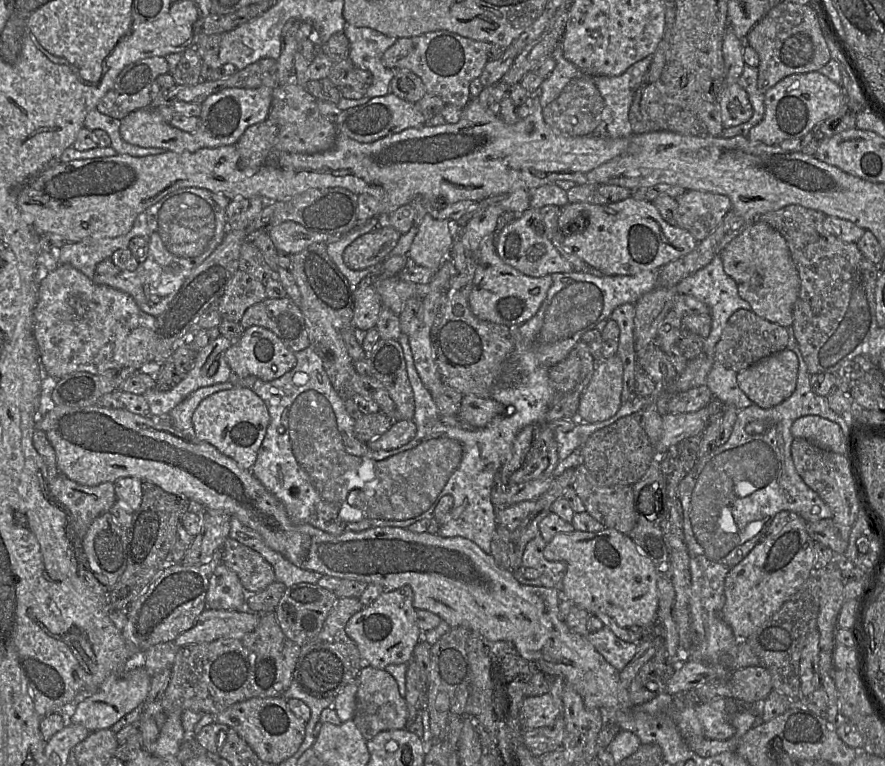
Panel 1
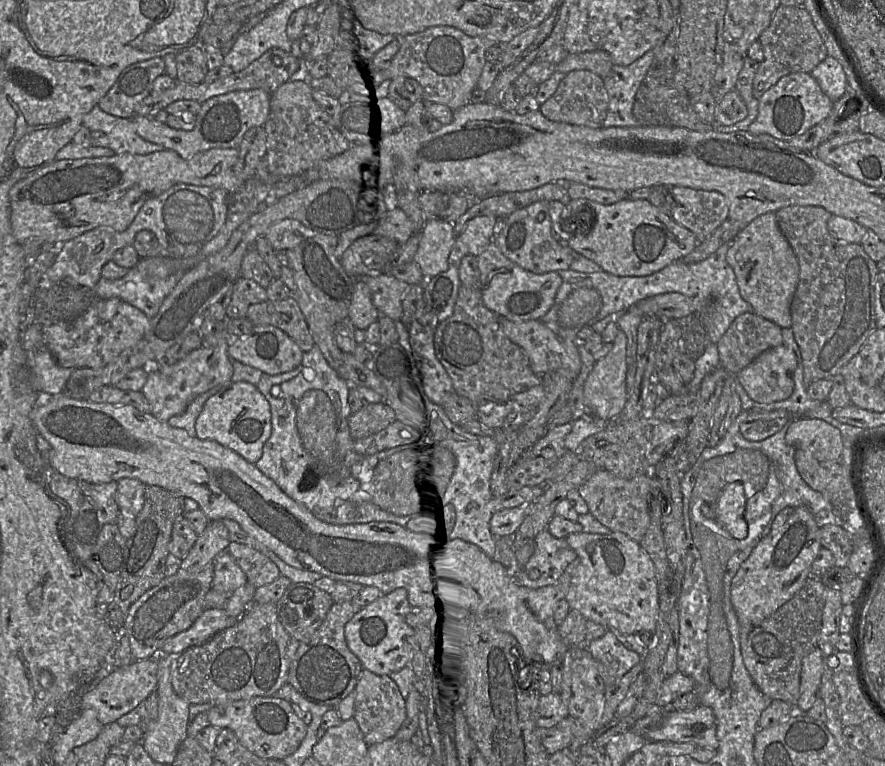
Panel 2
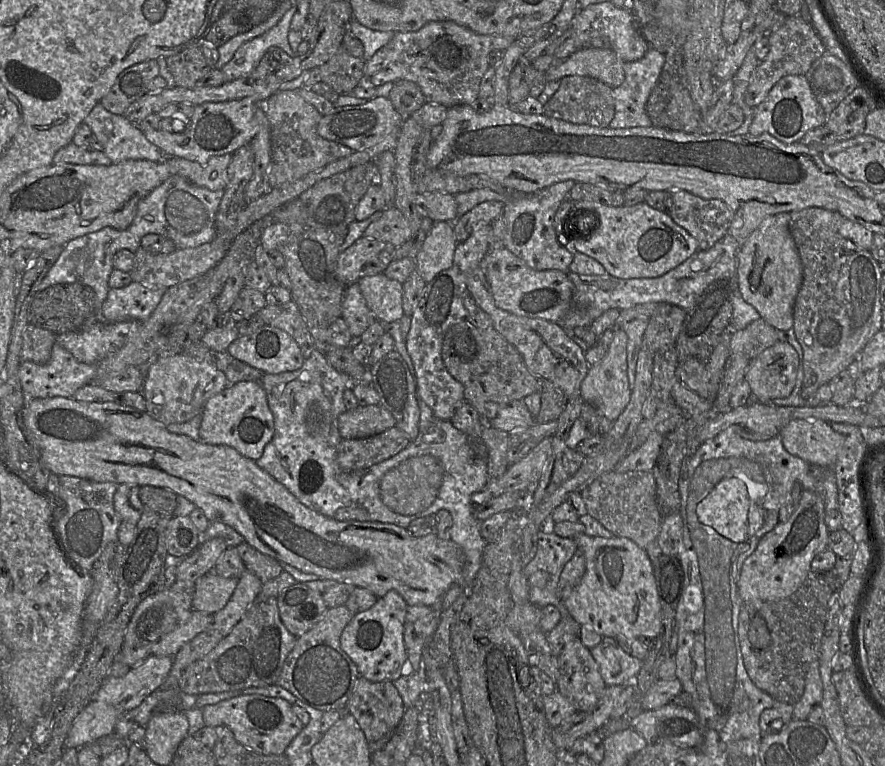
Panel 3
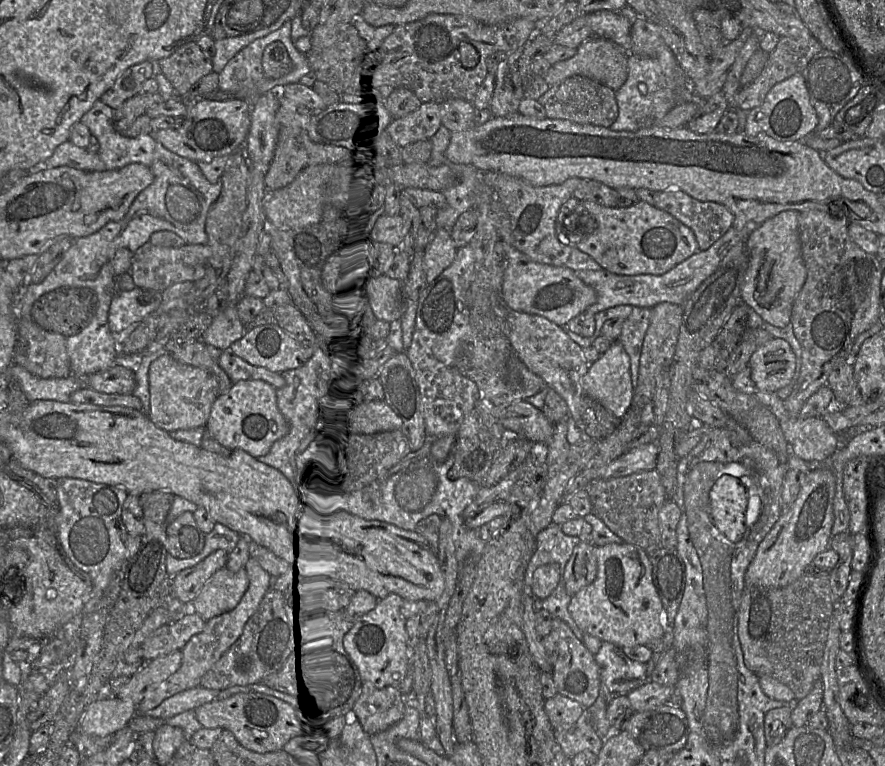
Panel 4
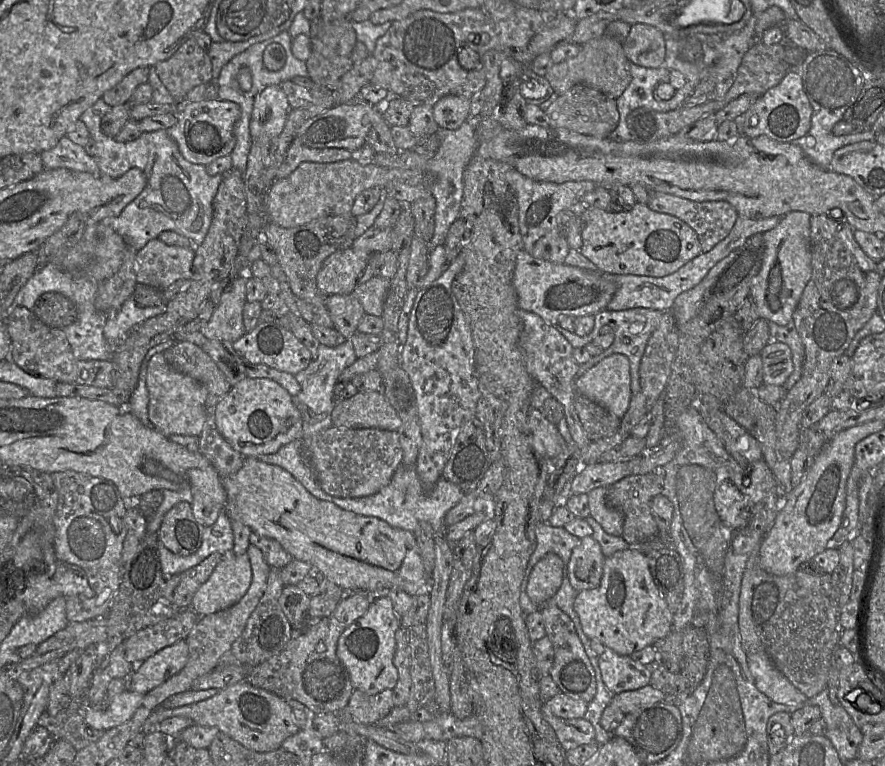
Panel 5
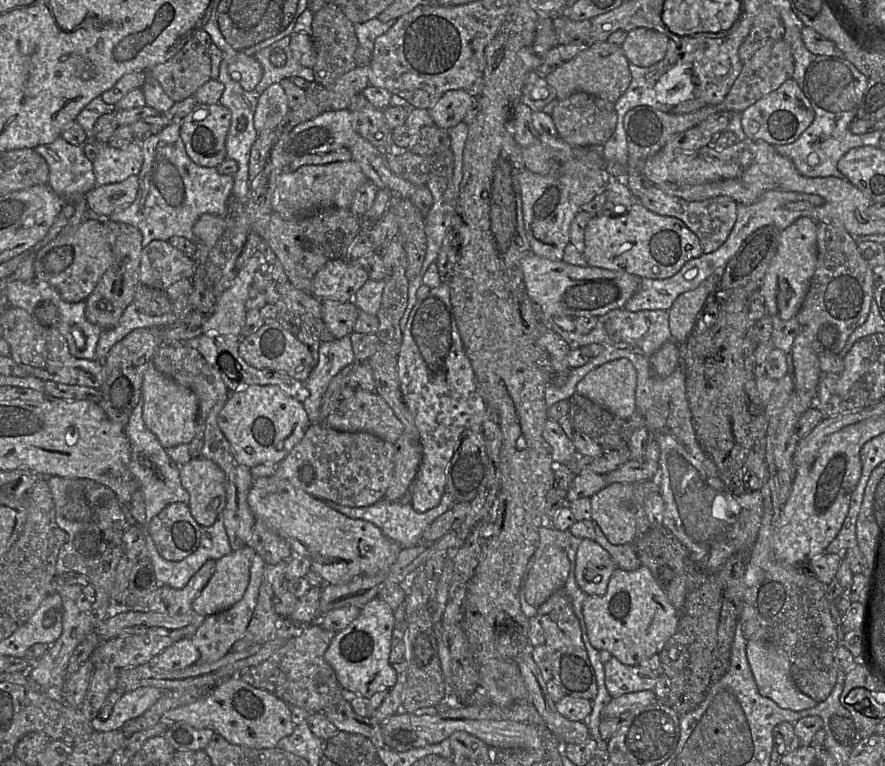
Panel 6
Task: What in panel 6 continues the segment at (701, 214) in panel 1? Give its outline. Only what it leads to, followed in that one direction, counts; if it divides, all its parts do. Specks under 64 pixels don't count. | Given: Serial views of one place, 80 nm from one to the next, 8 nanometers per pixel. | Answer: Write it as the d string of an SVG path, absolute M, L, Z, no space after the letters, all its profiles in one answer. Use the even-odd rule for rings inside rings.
M650 185L637 201L656 214L681 220L699 238L705 254L715 251L726 241L736 221L737 203L727 196L717 196L702 201L686 201Z

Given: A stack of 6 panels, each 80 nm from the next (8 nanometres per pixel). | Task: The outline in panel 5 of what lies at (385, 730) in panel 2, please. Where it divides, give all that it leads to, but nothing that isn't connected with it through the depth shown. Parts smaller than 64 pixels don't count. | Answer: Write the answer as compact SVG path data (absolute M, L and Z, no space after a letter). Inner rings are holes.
M386 689L374 695L354 690L347 706L348 712L362 724L376 724L394 708L393 695L394 689Z

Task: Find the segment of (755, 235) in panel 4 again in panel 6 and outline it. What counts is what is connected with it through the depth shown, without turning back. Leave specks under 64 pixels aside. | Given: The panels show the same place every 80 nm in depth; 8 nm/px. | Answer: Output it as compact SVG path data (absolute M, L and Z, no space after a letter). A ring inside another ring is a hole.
M800 217L780 232L777 252L765 273L759 292L765 299L767 314L787 321L796 316L810 286L817 263L817 222L810 217Z

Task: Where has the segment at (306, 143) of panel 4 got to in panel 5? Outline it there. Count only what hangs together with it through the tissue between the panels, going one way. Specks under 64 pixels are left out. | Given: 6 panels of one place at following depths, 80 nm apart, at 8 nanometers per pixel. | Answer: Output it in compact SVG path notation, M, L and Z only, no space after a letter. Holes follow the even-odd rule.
M294 138L290 144L285 159L278 169L276 180L284 179L289 176L302 163L332 163L349 160L353 153L346 149L324 148L315 149L304 146L298 139Z

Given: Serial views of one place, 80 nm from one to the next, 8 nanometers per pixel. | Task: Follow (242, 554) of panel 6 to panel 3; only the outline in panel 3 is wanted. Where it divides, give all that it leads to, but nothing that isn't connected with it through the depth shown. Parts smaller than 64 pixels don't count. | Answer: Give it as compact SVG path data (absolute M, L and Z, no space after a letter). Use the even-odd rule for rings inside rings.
M214 571L200 577L194 587L193 610L217 613L227 604L238 582L239 578L224 578Z

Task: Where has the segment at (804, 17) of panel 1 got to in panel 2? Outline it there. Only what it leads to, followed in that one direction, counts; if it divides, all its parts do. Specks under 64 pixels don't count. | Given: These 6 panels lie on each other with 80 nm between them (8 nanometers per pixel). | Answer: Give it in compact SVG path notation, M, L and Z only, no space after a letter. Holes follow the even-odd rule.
M780 5L758 41L764 52L763 61L759 63L753 80L752 93L758 100L780 78L791 73L810 73L828 56L822 37L814 26L810 14L803 6Z

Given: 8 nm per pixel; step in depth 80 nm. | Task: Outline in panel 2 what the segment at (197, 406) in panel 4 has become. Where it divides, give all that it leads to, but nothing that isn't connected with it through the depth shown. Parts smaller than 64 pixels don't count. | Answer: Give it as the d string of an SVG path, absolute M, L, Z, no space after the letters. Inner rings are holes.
M219 342L215 346L201 345L173 365L159 367L157 362L153 362L141 390L150 405L151 414L160 421L167 421L182 414L198 395L231 382L233 367L227 349L228 342Z

